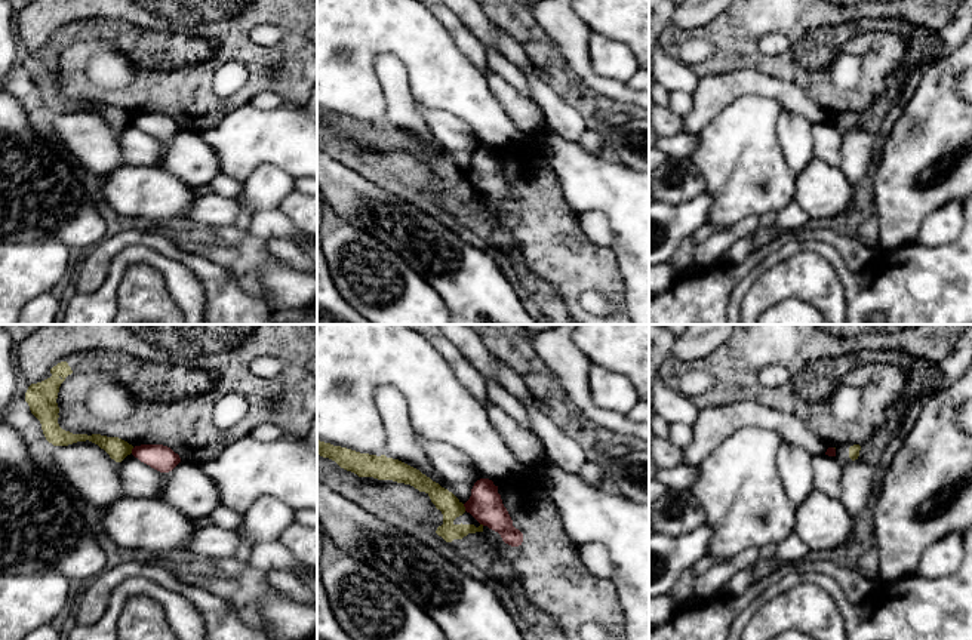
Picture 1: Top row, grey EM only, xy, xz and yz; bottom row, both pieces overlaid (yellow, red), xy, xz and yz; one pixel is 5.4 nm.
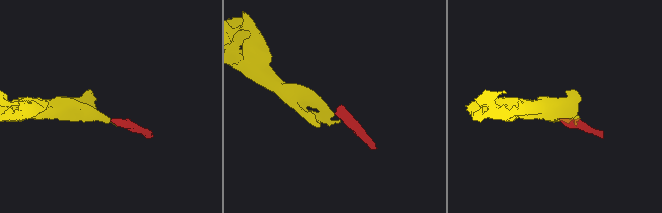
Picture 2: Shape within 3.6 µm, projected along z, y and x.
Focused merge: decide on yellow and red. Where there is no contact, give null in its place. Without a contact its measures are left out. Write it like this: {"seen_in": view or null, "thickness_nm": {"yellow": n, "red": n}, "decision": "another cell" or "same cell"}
{"seen_in": "xz", "thickness_nm": {"yellow": 120, "red": 190}, "decision": "another cell"}

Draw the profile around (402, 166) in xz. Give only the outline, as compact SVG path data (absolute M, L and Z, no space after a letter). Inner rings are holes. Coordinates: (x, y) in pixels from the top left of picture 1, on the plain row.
M317 123L317 148L326 150L330 145L357 156L366 166L379 169L390 178L425 194L436 196L443 193L443 182L431 170L428 161L393 148L359 145L341 136L335 129Z

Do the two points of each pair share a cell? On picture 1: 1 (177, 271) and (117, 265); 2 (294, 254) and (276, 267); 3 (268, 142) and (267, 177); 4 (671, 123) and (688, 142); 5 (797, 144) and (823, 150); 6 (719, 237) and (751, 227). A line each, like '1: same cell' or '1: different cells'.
1: same cell
2: different cells
3: different cells
4: different cells
5: different cells
6: same cell

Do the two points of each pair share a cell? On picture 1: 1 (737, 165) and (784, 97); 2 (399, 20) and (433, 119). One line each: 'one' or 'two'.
1: two
2: two

